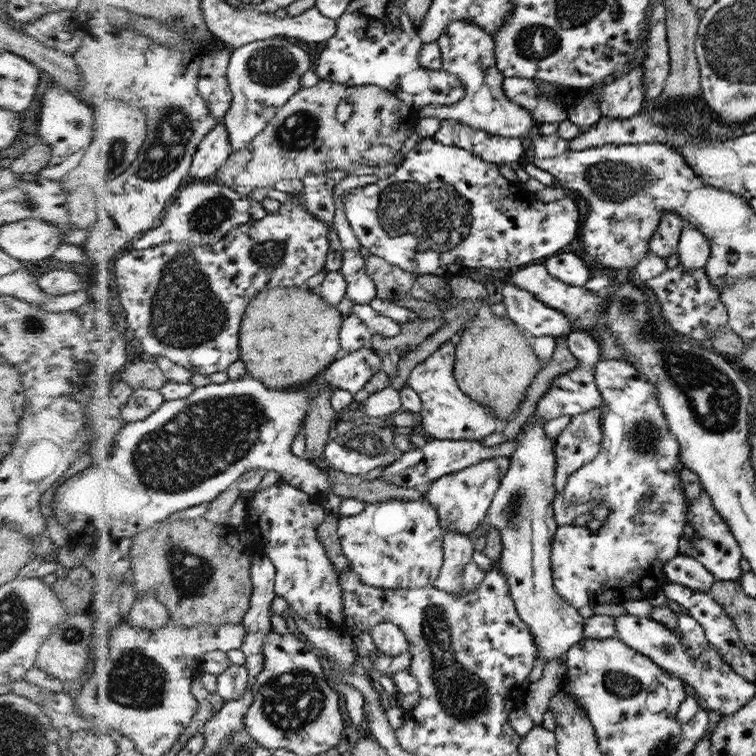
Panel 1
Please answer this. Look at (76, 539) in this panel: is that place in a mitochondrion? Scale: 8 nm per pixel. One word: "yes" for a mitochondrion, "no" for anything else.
no

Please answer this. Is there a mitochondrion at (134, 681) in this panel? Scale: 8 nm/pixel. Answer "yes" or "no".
yes

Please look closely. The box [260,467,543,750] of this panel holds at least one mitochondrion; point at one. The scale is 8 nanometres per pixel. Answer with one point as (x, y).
(461, 693)

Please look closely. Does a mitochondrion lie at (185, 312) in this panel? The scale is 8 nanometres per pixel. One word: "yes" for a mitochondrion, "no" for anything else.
yes

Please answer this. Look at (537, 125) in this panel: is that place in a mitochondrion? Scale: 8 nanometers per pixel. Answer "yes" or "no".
no

